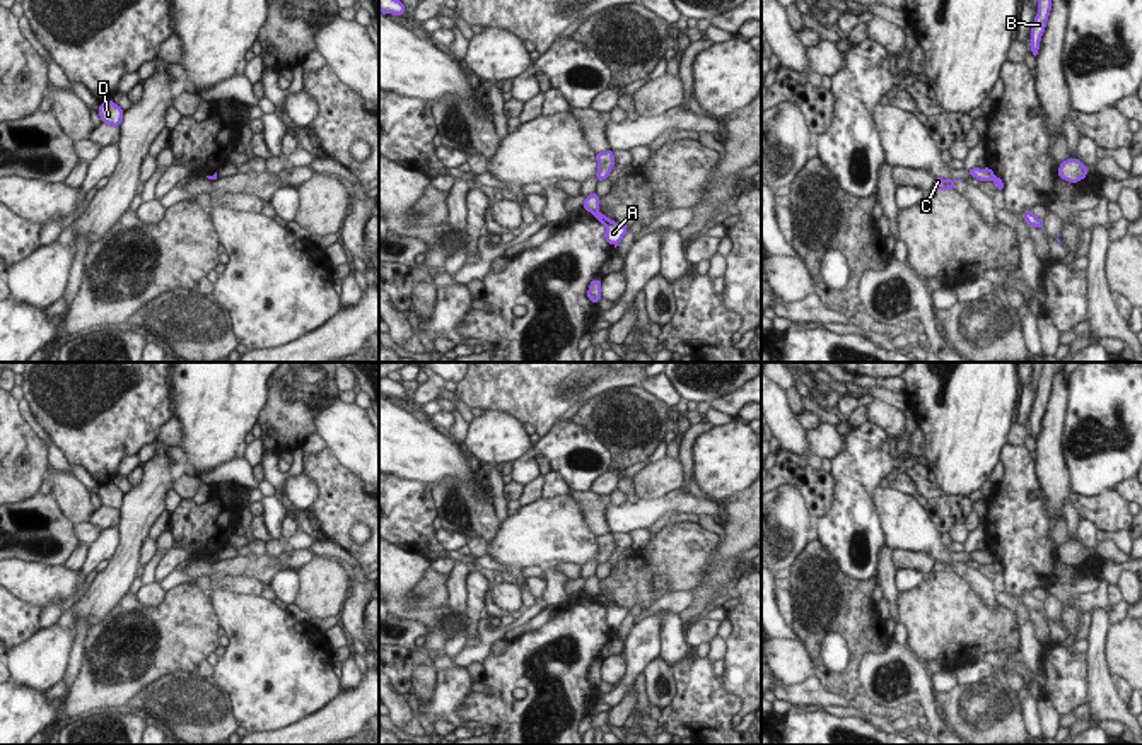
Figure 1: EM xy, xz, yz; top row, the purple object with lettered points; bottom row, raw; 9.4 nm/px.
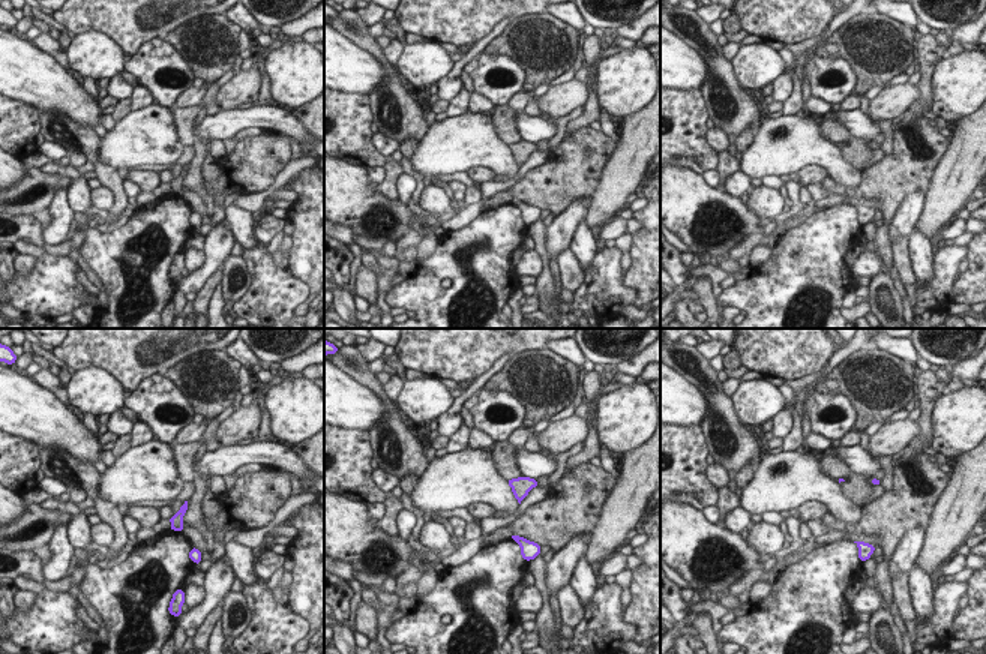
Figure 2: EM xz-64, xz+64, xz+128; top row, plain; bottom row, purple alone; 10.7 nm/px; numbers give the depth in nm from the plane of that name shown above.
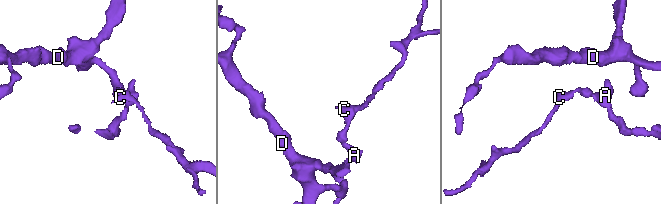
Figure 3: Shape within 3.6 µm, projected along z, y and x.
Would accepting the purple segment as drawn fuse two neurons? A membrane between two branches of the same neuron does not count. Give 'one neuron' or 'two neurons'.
two neurons

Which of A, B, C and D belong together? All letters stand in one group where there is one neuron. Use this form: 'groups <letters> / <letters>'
groups A B D / C

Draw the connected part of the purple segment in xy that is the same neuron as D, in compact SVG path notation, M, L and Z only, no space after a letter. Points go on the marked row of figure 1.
M109 99L108 103L101 103L97 109L102 123L119 126L123 120L123 109Z

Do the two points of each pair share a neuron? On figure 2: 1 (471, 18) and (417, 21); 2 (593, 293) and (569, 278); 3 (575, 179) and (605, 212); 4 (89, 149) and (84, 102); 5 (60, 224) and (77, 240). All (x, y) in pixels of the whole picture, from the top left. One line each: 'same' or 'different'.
1: same
2: different
3: different
4: different
5: different

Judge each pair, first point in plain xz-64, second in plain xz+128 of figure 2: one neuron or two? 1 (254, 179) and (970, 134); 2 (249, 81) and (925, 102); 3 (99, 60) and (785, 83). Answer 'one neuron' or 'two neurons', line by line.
1: two neurons
2: two neurons
3: two neurons

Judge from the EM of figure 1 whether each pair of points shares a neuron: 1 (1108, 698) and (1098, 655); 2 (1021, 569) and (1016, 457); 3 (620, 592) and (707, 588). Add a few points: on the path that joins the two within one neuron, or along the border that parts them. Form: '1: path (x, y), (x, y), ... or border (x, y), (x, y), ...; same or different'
1: path (1100, 687), (1098, 665); same
2: path (1021, 542), (1016, 533), (1016, 484); same
3: border (699, 583), (692, 588); different

